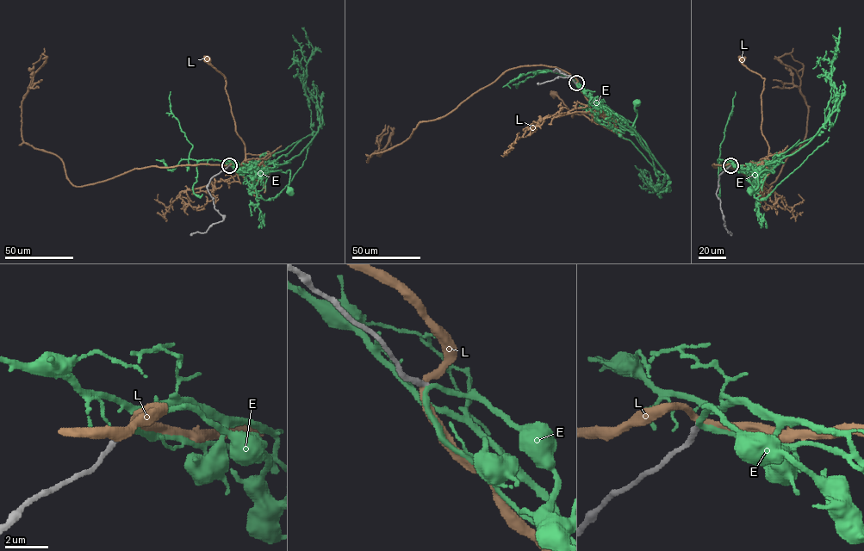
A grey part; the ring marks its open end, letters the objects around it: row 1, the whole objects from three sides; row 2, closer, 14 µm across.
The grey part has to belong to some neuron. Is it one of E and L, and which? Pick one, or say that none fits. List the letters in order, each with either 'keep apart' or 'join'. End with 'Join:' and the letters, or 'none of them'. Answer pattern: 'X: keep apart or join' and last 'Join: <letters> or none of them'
E: keep apart
L: keep apart
Join: none of them

